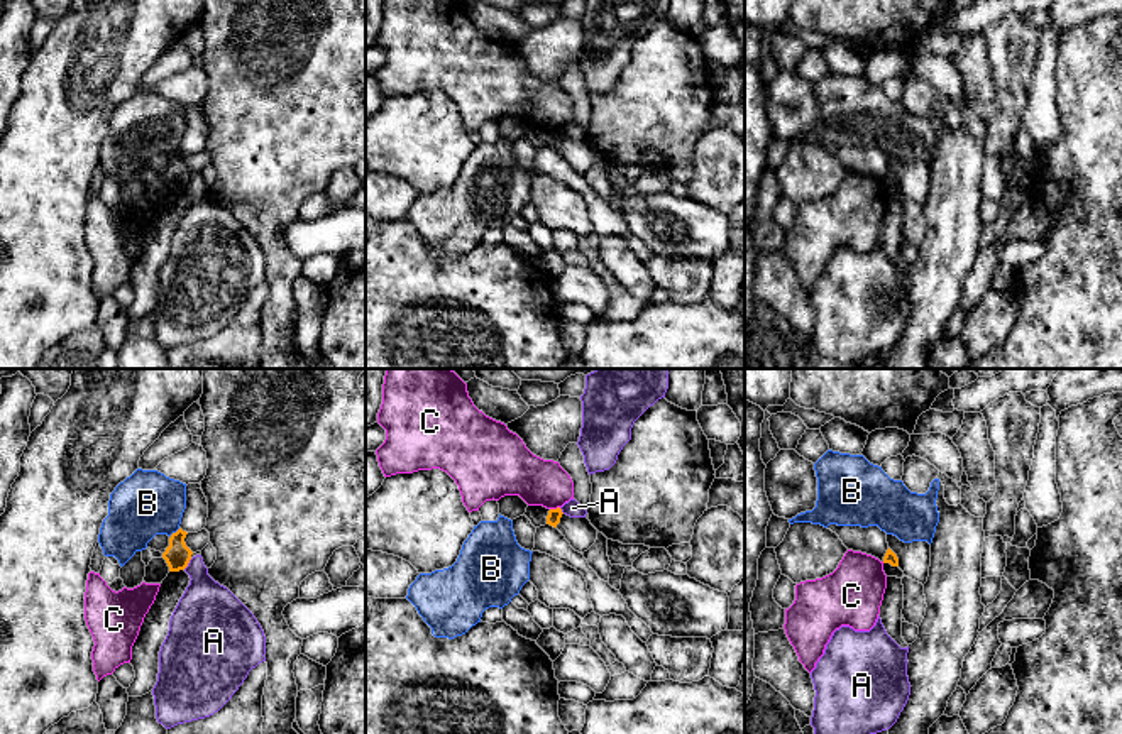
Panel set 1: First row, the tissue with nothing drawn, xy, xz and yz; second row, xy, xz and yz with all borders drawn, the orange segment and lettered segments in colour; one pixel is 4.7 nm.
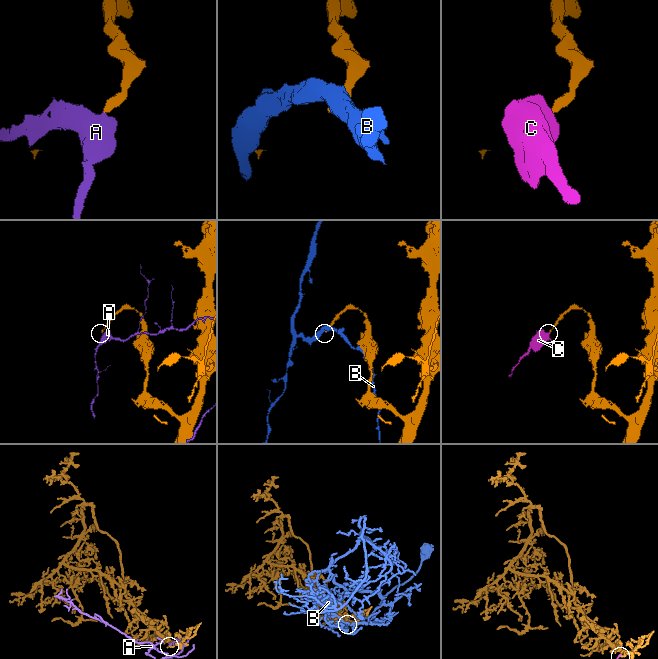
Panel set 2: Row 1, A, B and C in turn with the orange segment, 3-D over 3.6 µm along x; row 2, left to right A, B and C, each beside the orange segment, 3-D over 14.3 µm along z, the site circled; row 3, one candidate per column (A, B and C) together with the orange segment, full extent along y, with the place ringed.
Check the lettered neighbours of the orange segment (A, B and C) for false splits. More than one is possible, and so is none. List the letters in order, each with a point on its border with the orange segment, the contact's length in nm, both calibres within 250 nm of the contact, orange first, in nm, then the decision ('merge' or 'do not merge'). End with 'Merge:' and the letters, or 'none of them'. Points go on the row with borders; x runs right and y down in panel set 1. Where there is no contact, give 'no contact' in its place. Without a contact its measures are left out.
A: meets orange in xy at (188, 562); contact 70 nm long; 120 nm thick on the orange side, 280 nm on the other; do not merge
B: meets orange in xy at (176, 531); contact 70 nm long; 120 nm thick on the orange side, 320 nm on the other; do not merge
C: meets orange in xz at (554, 509); contact 50 nm long; 70 nm thick on the orange side, 220 nm on the other; do not merge
Merge: none of them

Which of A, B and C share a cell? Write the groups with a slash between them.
A / B / C

